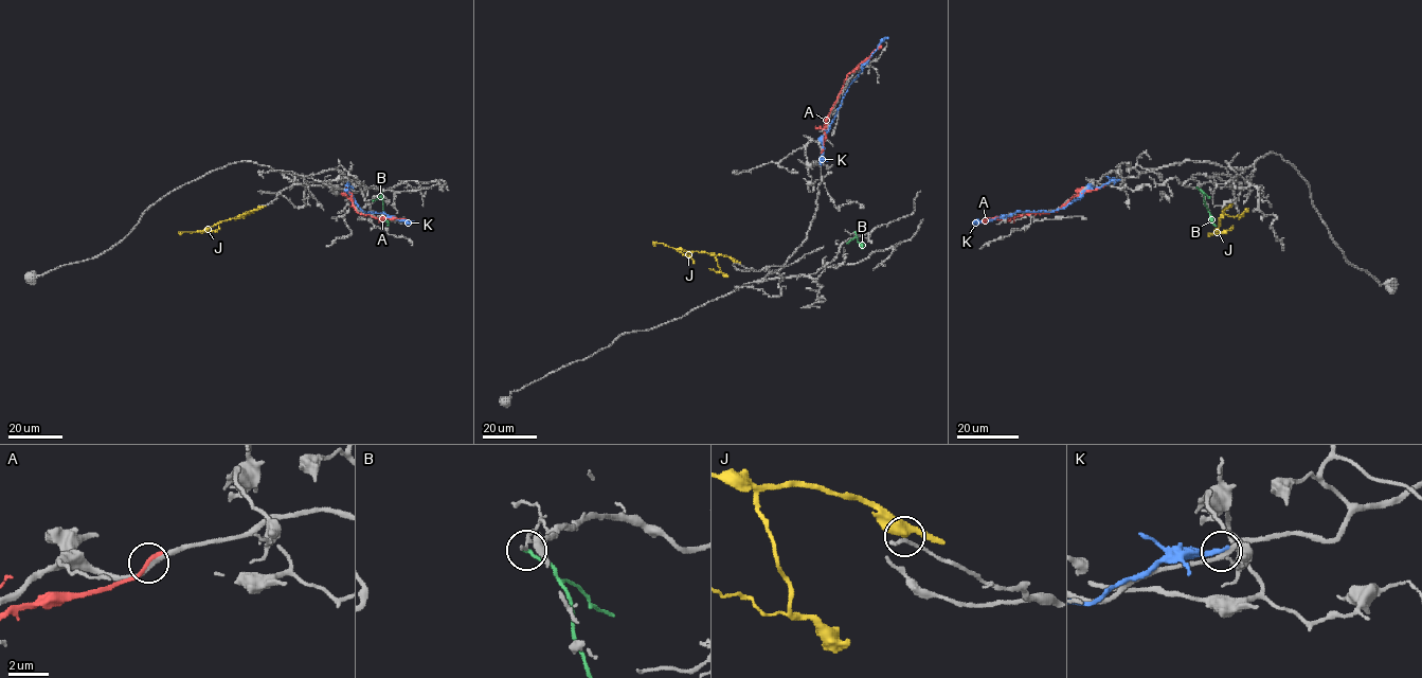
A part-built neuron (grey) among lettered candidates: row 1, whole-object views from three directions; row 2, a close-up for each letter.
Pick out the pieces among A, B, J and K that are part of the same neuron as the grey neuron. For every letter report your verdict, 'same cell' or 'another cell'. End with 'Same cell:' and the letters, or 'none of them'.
A: another cell
B: another cell
J: another cell
K: another cell
Same cell: none of them

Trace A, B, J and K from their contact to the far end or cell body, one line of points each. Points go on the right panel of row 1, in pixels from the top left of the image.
A: (1104, 185), (1074, 196), (1054, 211), (987, 217), (983, 222)
B: (1196, 188), (1216, 226)
J: (1230, 204), (1223, 211), (1216, 233), (1226, 232), (1232, 226)
K: (1119, 179), (1091, 188), (1066, 206), (1054, 211), (1016, 211), (974, 222)

